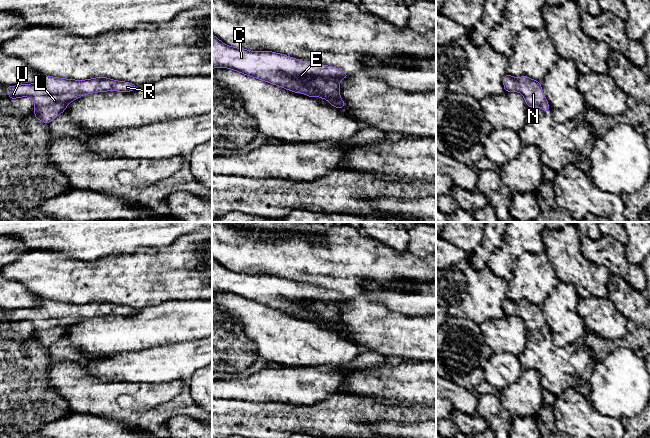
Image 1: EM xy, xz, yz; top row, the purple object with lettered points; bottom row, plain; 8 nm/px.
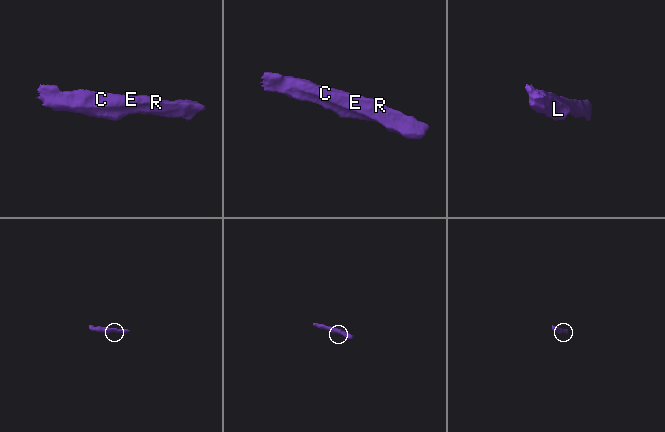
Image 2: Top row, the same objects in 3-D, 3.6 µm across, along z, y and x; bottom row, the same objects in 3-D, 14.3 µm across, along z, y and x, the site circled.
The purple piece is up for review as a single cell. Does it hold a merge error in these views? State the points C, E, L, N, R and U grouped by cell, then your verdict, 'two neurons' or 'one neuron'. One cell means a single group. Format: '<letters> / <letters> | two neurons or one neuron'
C E L N R U | one neuron

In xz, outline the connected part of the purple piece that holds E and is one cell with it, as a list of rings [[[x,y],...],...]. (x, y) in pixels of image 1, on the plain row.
[[[212,258],[212,293],[233,293],[295,317],[320,321],[335,332],[344,332],[340,304],[350,299],[332,290],[300,285],[272,275],[249,275],[228,270]]]

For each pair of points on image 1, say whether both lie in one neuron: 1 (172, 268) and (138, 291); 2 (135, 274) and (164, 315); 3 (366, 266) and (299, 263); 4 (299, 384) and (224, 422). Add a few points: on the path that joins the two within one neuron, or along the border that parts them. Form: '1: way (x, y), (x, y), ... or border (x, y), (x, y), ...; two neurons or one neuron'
1: way (164, 268), (146, 283); one neuron
2: border (180, 299), (165, 300), (138, 310); two neurons
3: way (349, 263), (316, 263); one neuron
4: border (240, 398), (253, 402), (287, 402); two neurons

